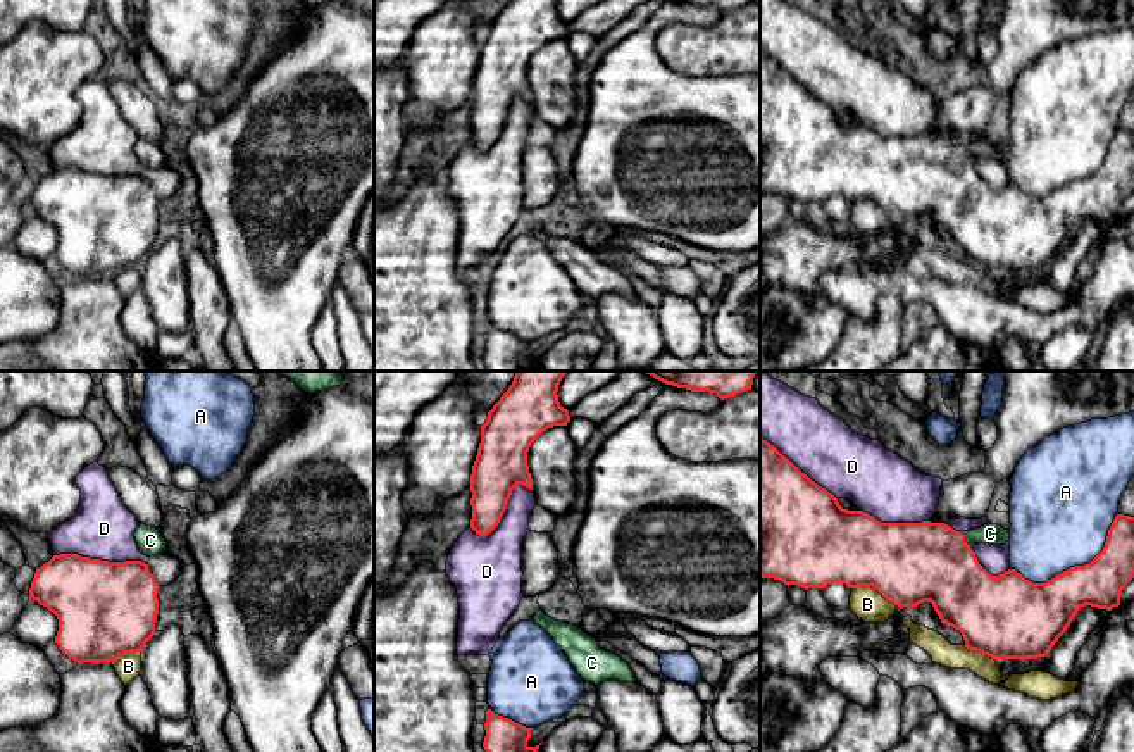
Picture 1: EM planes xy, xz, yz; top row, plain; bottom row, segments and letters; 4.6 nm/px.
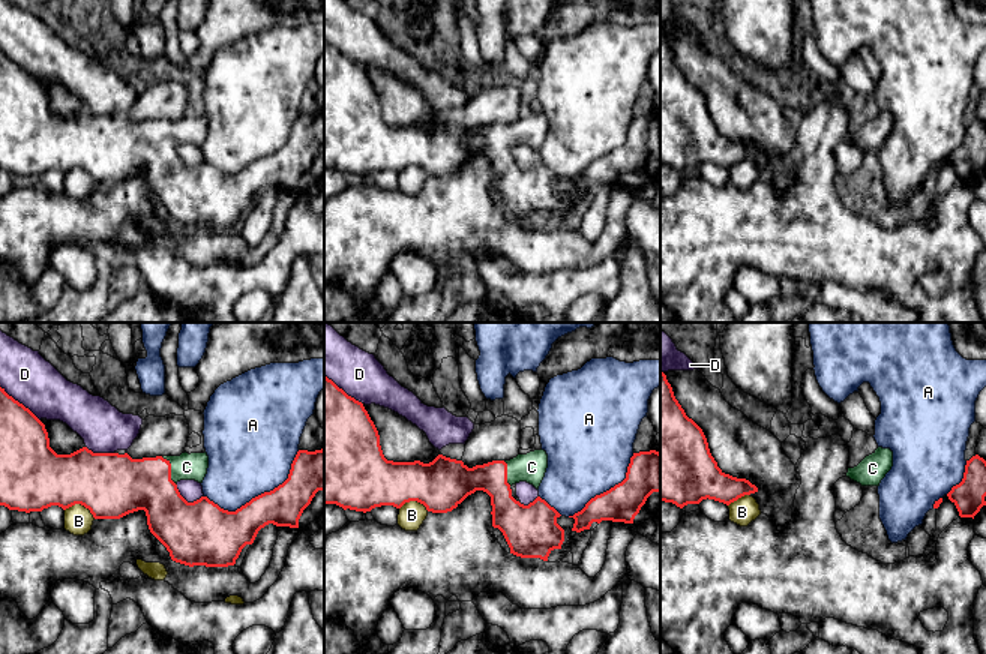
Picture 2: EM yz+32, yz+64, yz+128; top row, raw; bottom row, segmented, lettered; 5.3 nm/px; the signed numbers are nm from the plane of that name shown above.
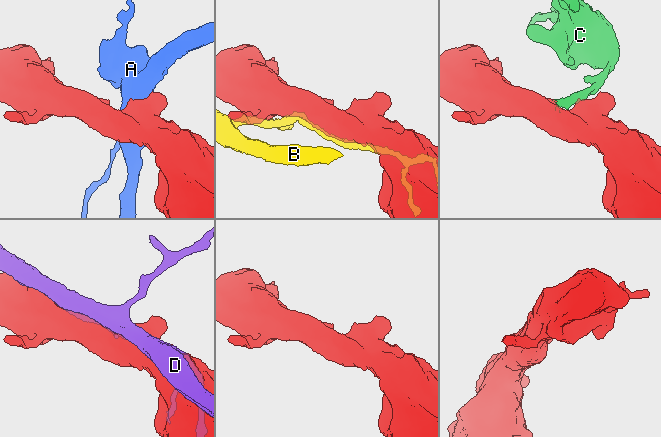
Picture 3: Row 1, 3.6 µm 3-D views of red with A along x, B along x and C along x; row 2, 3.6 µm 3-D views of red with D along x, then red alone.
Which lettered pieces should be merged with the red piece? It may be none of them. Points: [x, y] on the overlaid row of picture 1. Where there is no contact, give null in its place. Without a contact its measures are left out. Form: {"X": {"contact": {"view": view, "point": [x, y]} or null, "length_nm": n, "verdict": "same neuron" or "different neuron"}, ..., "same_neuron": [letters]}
{"A": {"contact": {"view": "yz", "point": [1076, 566]}, "length_nm": 550, "verdict": "different neuron"}, "B": {"contact": {"view": "yz", "point": [874, 589]}, "length_nm": 220, "verdict": "different neuron"}, "C": {"contact": {"view": "yz", "point": [965, 542]}, "length_nm": 100, "verdict": "same neuron"}, "D": {"contact": {"view": "xy", "point": [102, 561]}, "length_nm": 440, "verdict": "different neuron"}, "same_neuron": ["C"]}

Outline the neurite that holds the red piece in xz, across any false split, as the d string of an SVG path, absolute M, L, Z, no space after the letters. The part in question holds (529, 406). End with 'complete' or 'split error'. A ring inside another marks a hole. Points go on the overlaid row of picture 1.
M517 371L508 390L488 412L481 426L481 443L470 474L470 528L479 536L489 535L500 523L512 490L522 485L533 490L533 478L527 466L531 443L548 428L567 426L569 410L558 402L558 385L569 371Z; complete

